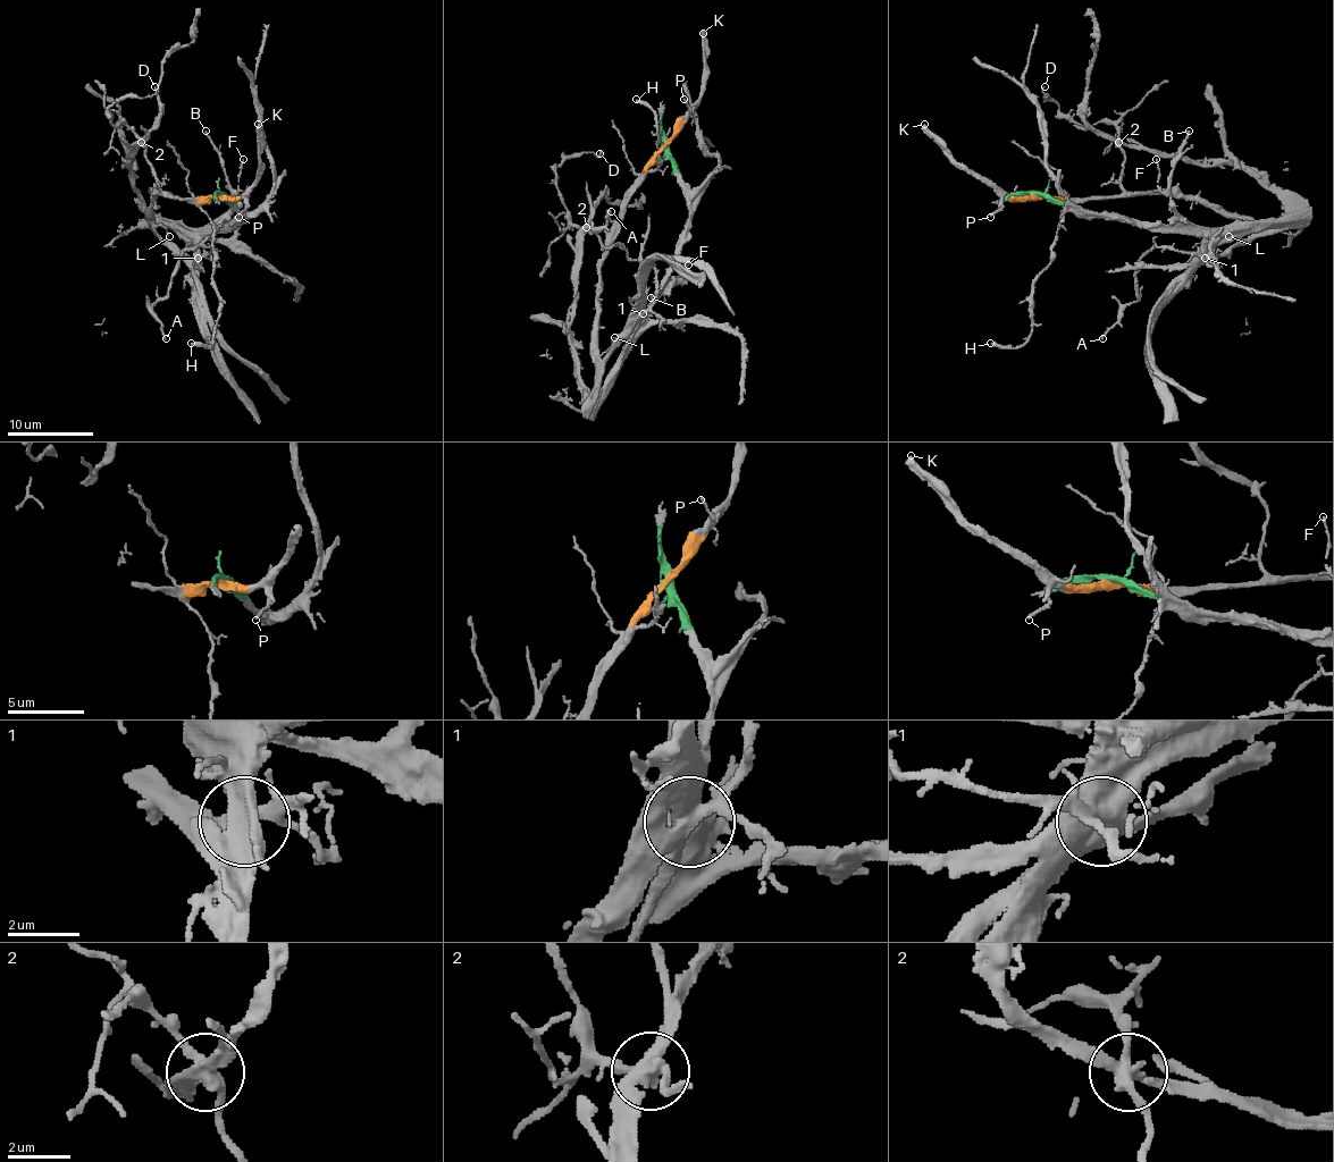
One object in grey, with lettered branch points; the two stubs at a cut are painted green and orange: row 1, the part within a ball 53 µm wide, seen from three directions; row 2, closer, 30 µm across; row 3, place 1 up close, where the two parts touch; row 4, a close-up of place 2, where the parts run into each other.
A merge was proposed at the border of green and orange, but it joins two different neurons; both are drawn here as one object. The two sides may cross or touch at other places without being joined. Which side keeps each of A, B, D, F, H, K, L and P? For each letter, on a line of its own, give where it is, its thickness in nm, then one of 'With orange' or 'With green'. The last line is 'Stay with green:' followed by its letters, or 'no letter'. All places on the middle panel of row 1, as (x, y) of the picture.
A: Place: (611, 211). Thickness 180 nm. With orange
B: Place: (651, 297). Thickness 150 nm. With green
D: Place: (600, 153). Thickness 110 nm. With orange
F: Place: (688, 264). Thickness 130 nm. With green
H: Place: (636, 99). Thickness 320 nm. With orange
K: Place: (703, 33). Thickness 400 nm. With orange
L: Place: (614, 337). Thickness 110 nm. With orange
P: Place: (684, 99). Thickness 160 nm. With orange
Stay with green: B, F

